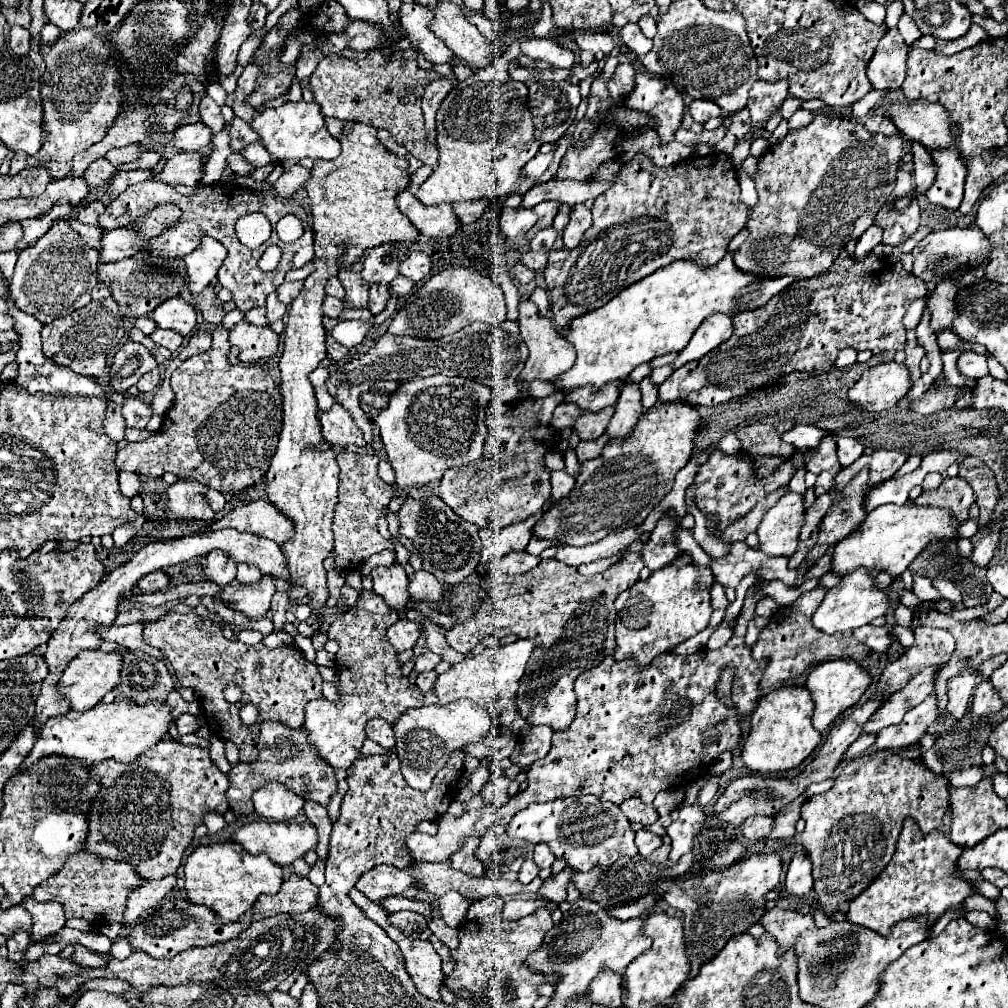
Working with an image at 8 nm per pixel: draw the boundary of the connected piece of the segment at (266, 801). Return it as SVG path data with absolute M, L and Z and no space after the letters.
M268 782L254 792L252 800L256 812L272 822L292 822L304 806L304 800L280 782Z

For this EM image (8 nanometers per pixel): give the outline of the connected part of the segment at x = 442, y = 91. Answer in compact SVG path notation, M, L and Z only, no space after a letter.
M446 78L428 84L426 90L424 90L424 96L422 96L422 112L424 112L428 136L436 136L436 130L434 130L436 112L438 112L442 100L446 98L446 94L448 94L450 90L452 90L452 84L450 84L450 80L446 80Z

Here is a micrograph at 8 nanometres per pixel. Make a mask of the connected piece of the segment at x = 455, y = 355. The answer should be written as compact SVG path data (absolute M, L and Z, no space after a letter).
M474 322L450 336L438 338L438 340L420 340L412 336L394 336L384 334L370 352L362 354L360 358L340 362L336 370L328 376L326 388L330 396L342 404L356 426L364 432L364 438L368 444L372 442L372 428L364 412L360 412L360 394L366 392L376 380L410 380L416 376L462 376L470 378L474 382L486 384L492 390L500 390L502 382L510 376L518 376L524 362L528 358L528 348L522 342L522 336L518 332L518 322L502 322L498 326Z

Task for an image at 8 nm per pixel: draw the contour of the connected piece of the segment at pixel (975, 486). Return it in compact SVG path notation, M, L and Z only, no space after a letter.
M968 456L960 462L958 476L964 478L972 486L972 490L976 492L976 504L980 508L978 528L984 528L984 524L988 524L988 520L992 520L992 508L996 508L996 504L1000 500L996 476L976 456Z

